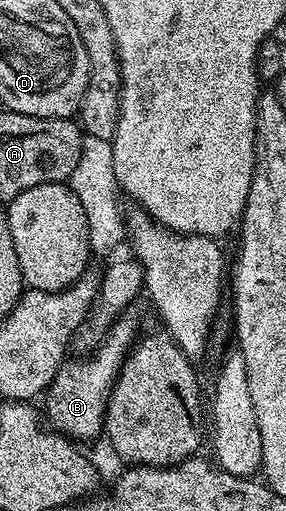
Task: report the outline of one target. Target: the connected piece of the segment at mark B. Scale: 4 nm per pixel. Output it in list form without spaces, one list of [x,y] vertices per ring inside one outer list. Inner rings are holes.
[[[116,318],[107,340],[95,351],[95,359],[83,359],[80,363],[68,362],[60,367],[55,374],[55,380],[45,392],[47,399],[47,415],[51,418],[50,426],[54,430],[70,437],[72,440],[91,439],[103,431],[103,420],[107,413],[107,399],[111,388],[123,368],[129,348],[136,342],[135,323],[131,319]],[[71,363],[71,364],[70,364]]]

